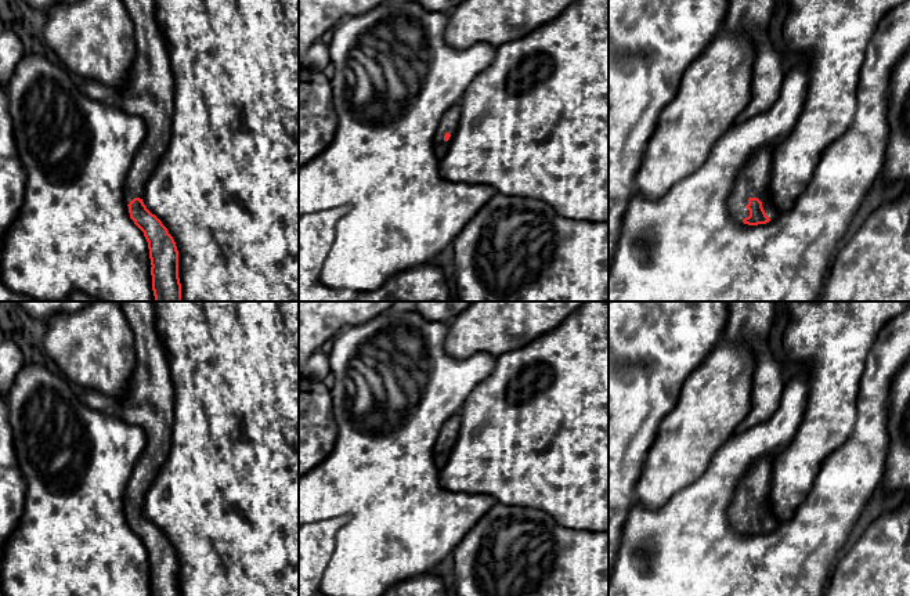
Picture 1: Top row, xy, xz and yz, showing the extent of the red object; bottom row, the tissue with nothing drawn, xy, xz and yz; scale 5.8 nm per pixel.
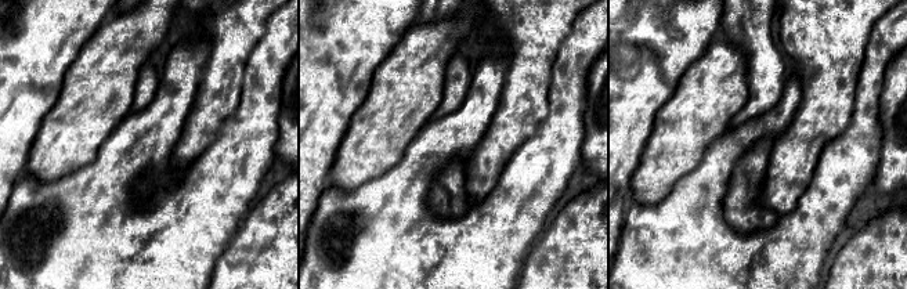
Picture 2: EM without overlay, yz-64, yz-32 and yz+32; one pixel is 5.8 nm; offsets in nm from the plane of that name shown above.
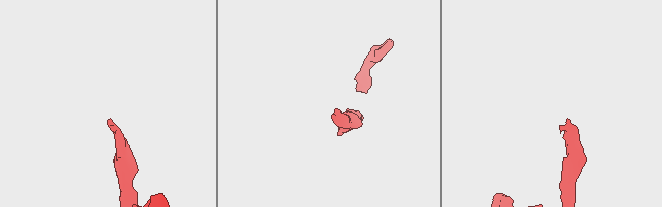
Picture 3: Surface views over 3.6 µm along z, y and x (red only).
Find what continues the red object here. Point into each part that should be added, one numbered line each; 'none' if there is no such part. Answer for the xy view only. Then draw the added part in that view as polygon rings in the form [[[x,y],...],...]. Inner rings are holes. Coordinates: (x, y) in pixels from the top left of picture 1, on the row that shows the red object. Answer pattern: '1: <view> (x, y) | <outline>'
1: xy (148, 91) | [[[123,0],[123,4],[133,21],[137,44],[137,54],[127,72],[127,77],[115,87],[93,80],[79,80],[79,89],[84,95],[104,104],[115,105],[126,113],[141,118],[147,124],[147,136],[137,149],[127,173],[124,202],[129,205],[134,198],[142,199],[148,180],[169,148],[174,112],[174,80],[166,41],[156,21],[155,0]]]

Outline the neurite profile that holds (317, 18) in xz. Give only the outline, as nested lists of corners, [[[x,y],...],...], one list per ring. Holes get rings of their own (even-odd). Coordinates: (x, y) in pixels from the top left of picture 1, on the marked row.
[[[299,0],[299,61],[344,18],[361,15],[387,0]]]

